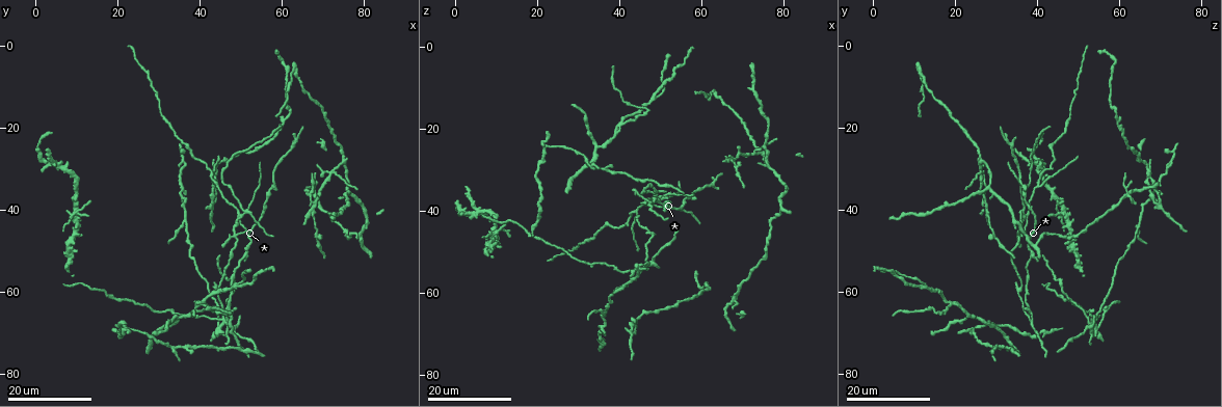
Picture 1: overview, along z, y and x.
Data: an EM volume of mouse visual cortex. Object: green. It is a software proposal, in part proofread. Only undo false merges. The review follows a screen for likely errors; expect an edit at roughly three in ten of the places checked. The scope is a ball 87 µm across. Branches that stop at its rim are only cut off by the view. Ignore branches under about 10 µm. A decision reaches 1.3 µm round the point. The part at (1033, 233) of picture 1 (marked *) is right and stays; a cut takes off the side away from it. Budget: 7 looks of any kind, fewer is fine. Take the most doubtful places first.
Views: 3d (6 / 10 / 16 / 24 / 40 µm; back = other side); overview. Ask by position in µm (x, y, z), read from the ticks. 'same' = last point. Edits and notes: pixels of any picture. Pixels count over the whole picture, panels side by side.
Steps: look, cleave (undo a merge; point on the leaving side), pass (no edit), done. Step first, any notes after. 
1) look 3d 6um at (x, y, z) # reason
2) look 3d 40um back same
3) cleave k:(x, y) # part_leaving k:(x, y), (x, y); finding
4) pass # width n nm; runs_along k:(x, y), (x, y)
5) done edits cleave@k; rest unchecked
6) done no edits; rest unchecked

look 3d 24um at (41.0, 63.0, 18.5) # four or more arms meet

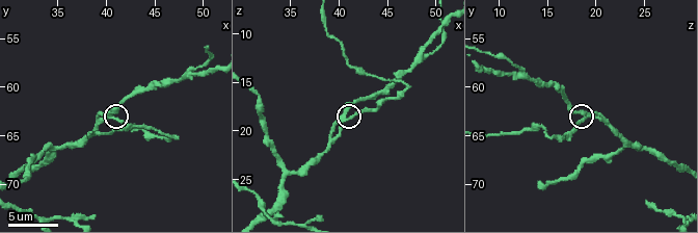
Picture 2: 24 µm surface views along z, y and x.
look 3d 6um at (40.8, 63.0, 18.6)

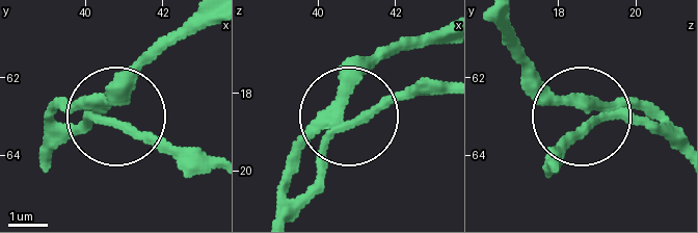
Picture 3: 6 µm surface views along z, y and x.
pass # arms 4; one cell here

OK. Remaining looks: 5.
look 3d 16um at (49.5, 41.0, 37.5) # four arms meet

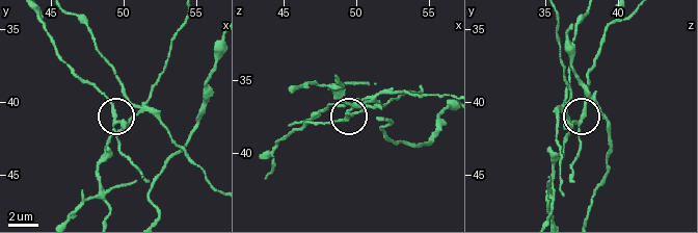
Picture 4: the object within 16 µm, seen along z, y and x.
look 3d 6um at (49.6, 41.2, 37.2)

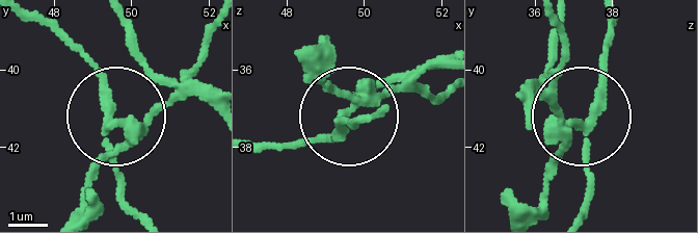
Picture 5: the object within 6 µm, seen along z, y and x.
look 3d 6um back at (49.45, 41.30, 37.40) # other side

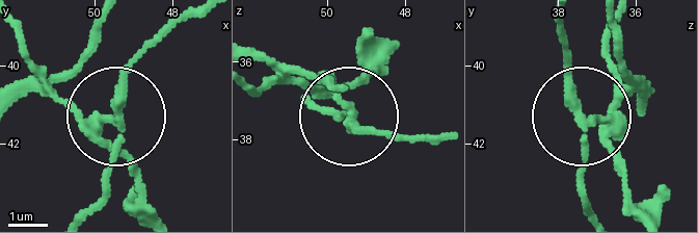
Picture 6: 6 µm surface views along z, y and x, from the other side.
pass # width 230 nm; runs_along 6:(153, 207), (112, 121), (73, 114), (36, 81); one cell here

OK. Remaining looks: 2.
look 3d 24um at (47.0, 66.5, 38.5) # side arm on a straight run

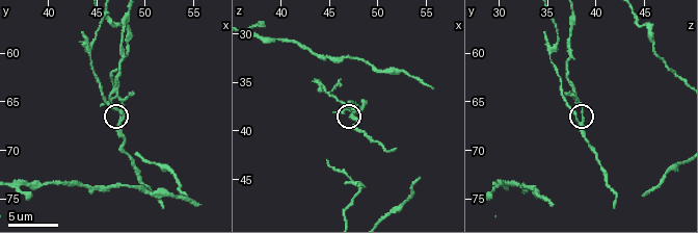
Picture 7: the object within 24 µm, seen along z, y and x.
look 3d 6um at (47.6, 67.2, 38.4) # zoom in

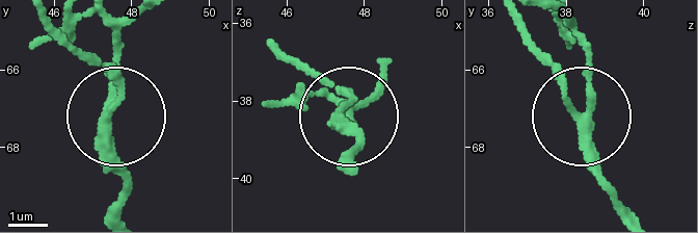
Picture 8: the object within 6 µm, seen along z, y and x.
pass # width 210 nm; continuous, no second cell

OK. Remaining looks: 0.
done no edits; rest unchecked

